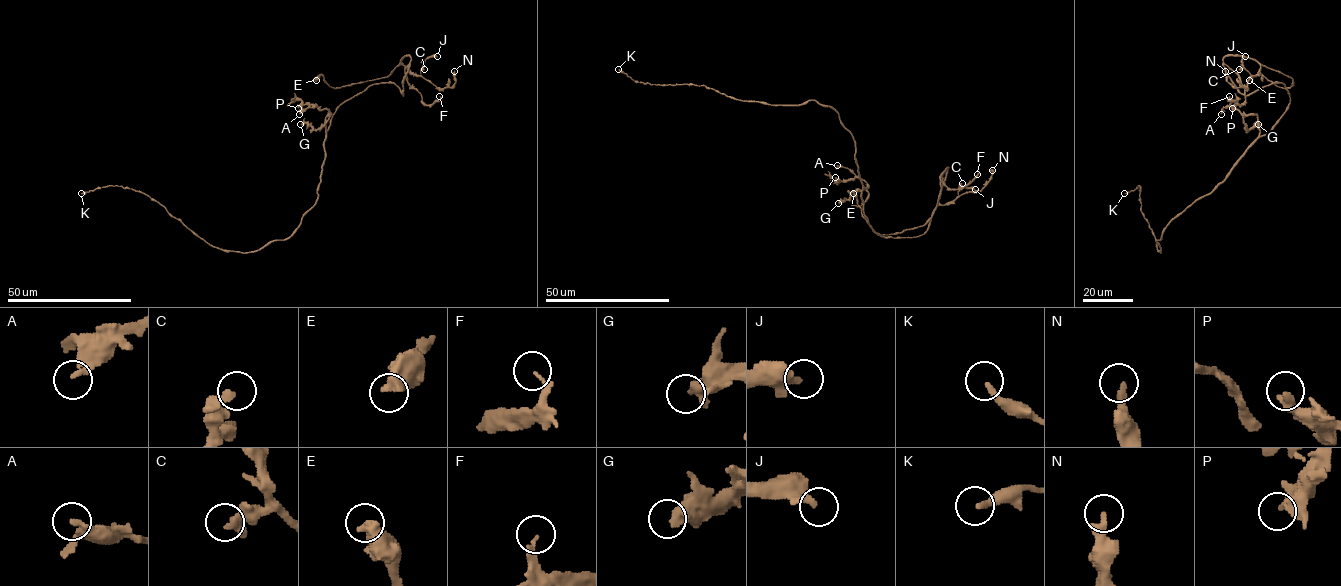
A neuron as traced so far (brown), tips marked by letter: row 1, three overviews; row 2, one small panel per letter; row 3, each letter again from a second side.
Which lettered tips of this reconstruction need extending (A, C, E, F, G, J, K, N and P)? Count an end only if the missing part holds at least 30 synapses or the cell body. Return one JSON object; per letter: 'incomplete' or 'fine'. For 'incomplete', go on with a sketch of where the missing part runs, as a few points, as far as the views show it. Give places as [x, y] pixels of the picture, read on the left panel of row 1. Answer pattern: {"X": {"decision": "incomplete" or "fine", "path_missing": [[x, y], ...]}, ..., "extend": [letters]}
{"A": {"decision": "fine"}, "C": {"decision": "fine"}, "E": {"decision": "fine"}, "F": {"decision": "fine"}, "G": {"decision": "fine"}, "J": {"decision": "fine"}, "K": {"decision": "fine"}, "N": {"decision": "fine"}, "P": {"decision": "fine"}, "extend": []}

